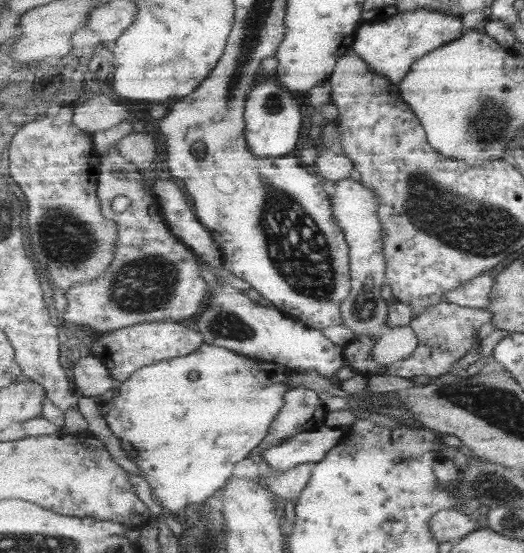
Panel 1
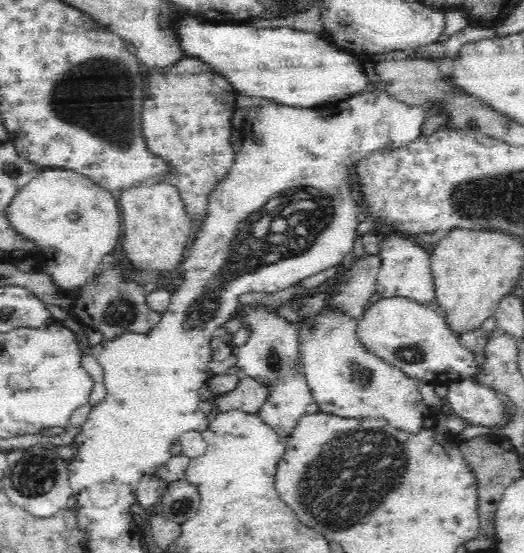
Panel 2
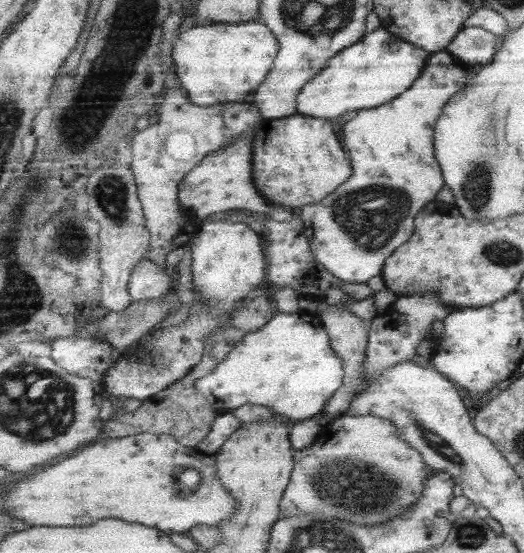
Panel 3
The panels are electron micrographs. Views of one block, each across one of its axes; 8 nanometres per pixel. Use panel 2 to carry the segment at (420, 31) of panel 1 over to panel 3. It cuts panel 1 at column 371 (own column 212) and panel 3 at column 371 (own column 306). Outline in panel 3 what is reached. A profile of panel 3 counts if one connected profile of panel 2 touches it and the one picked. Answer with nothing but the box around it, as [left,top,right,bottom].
[297,26,429,118]

